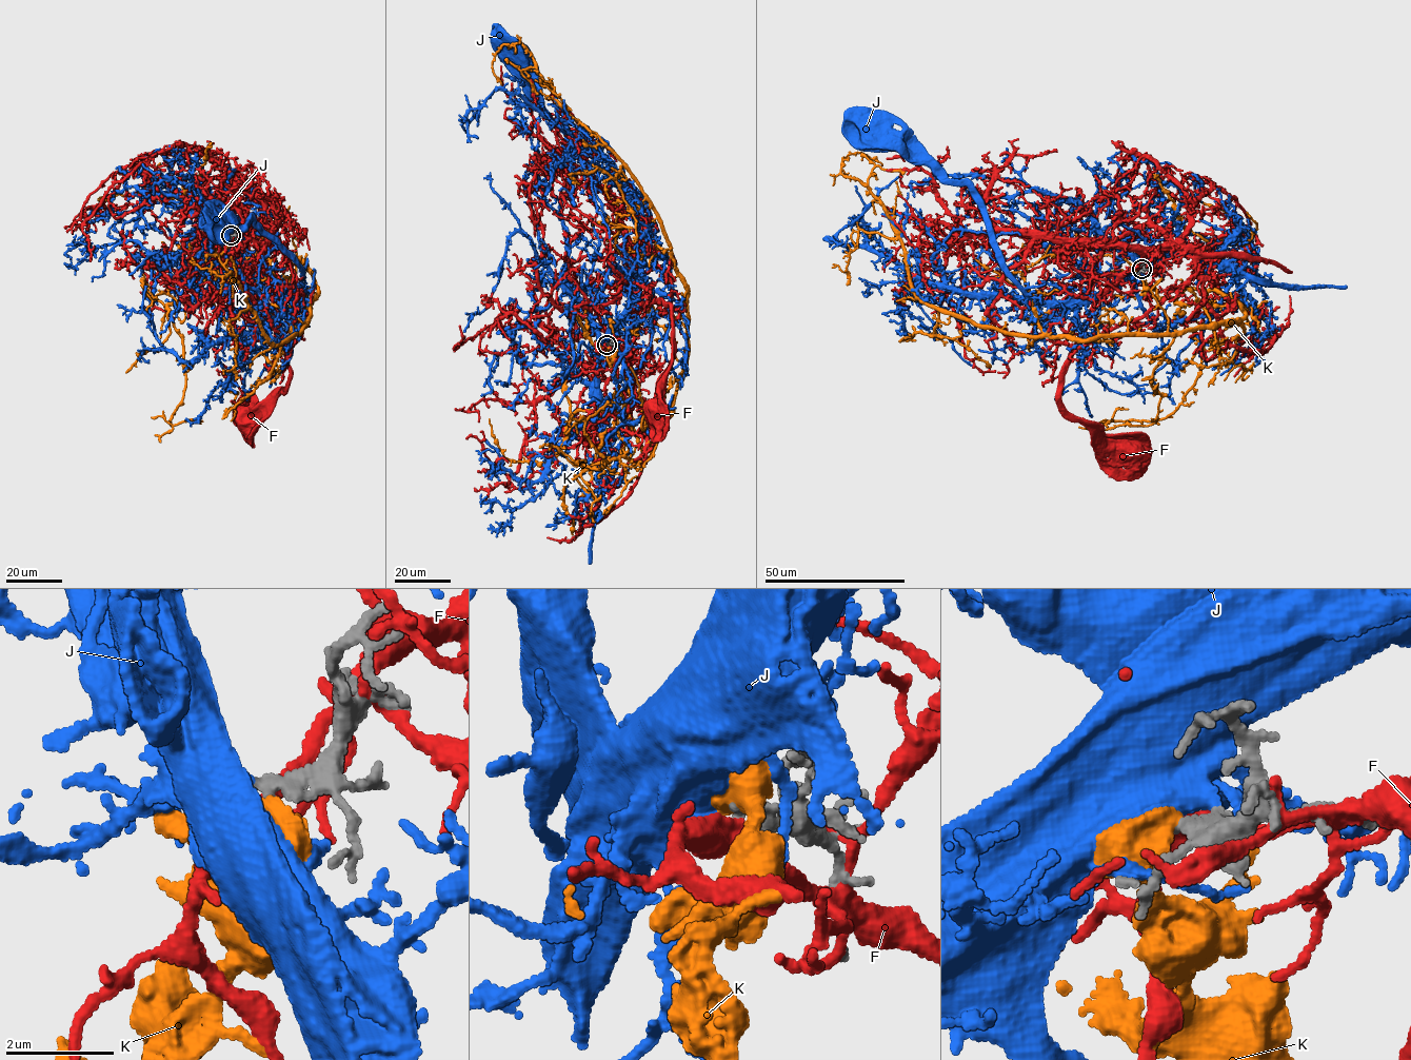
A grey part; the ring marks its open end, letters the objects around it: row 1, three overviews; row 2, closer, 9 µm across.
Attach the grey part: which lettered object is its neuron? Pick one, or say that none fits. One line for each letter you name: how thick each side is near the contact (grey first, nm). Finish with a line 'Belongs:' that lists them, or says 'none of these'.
J: 190 nm thick on the grey side, 550 nm on the other
Belongs: J

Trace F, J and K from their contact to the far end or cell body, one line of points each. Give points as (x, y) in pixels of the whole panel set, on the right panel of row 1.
F: (1141, 270), (1155, 272), (1137, 263), (1096, 302), (1059, 394), (1060, 408), (1088, 429), (1092, 438), (1118, 453)
J: (1141, 269), (1129, 270), (1086, 298), (1032, 300), (1008, 270), (985, 210), (967, 184), (947, 179), (873, 135)
K: (1139, 270), (1159, 297), (1213, 290), (1245, 315), (1081, 340), (941, 312), (840, 171), (881, 164)

